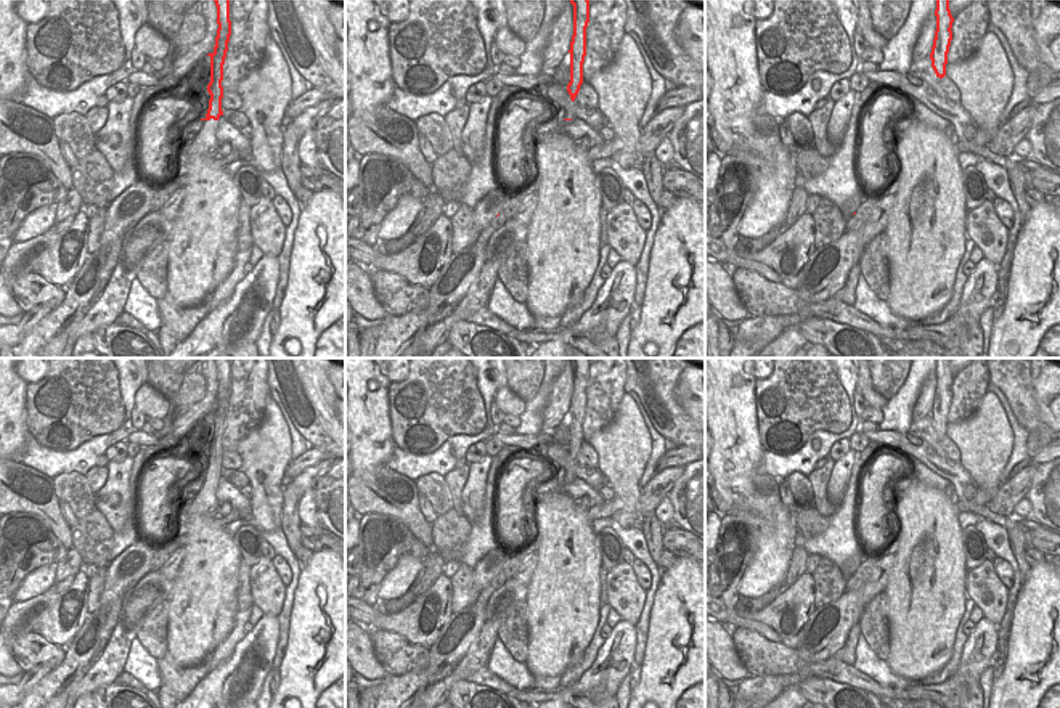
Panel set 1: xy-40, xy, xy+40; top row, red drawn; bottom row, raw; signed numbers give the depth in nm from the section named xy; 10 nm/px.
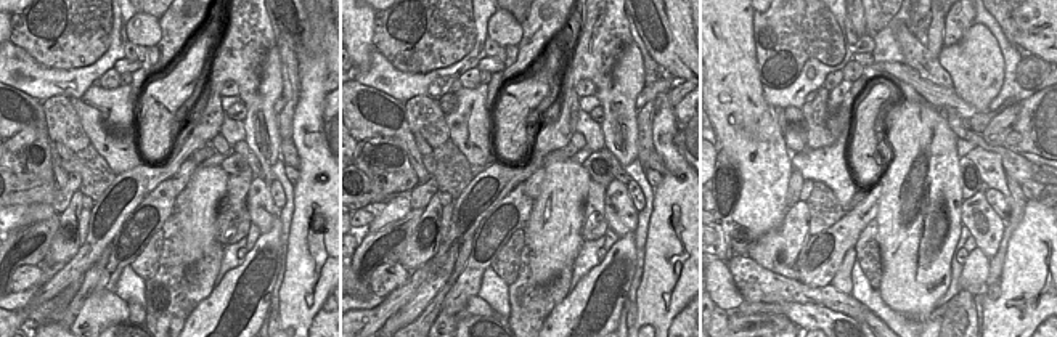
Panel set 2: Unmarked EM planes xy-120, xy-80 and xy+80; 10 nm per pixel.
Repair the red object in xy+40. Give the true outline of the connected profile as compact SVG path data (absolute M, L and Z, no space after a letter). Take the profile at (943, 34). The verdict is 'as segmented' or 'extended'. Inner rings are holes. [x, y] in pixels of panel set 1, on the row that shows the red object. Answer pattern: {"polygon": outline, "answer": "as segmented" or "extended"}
{"polygon": "M936 0L935 16L936 16L936 31L930 59L936 77L943 79L946 75L948 53L952 40L951 29L954 22L954 18L949 10L949 0Z", "answer": "as segmented"}

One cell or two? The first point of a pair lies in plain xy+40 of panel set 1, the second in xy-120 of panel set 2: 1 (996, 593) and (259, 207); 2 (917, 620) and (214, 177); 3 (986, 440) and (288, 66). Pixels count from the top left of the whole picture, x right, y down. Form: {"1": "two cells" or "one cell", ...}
{"1": "one cell", "2": "one cell", "3": "two cells"}

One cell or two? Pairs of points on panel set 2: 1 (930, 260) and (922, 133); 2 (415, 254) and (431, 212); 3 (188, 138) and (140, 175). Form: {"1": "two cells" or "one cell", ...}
{"1": "one cell", "2": "one cell", "3": "one cell"}

